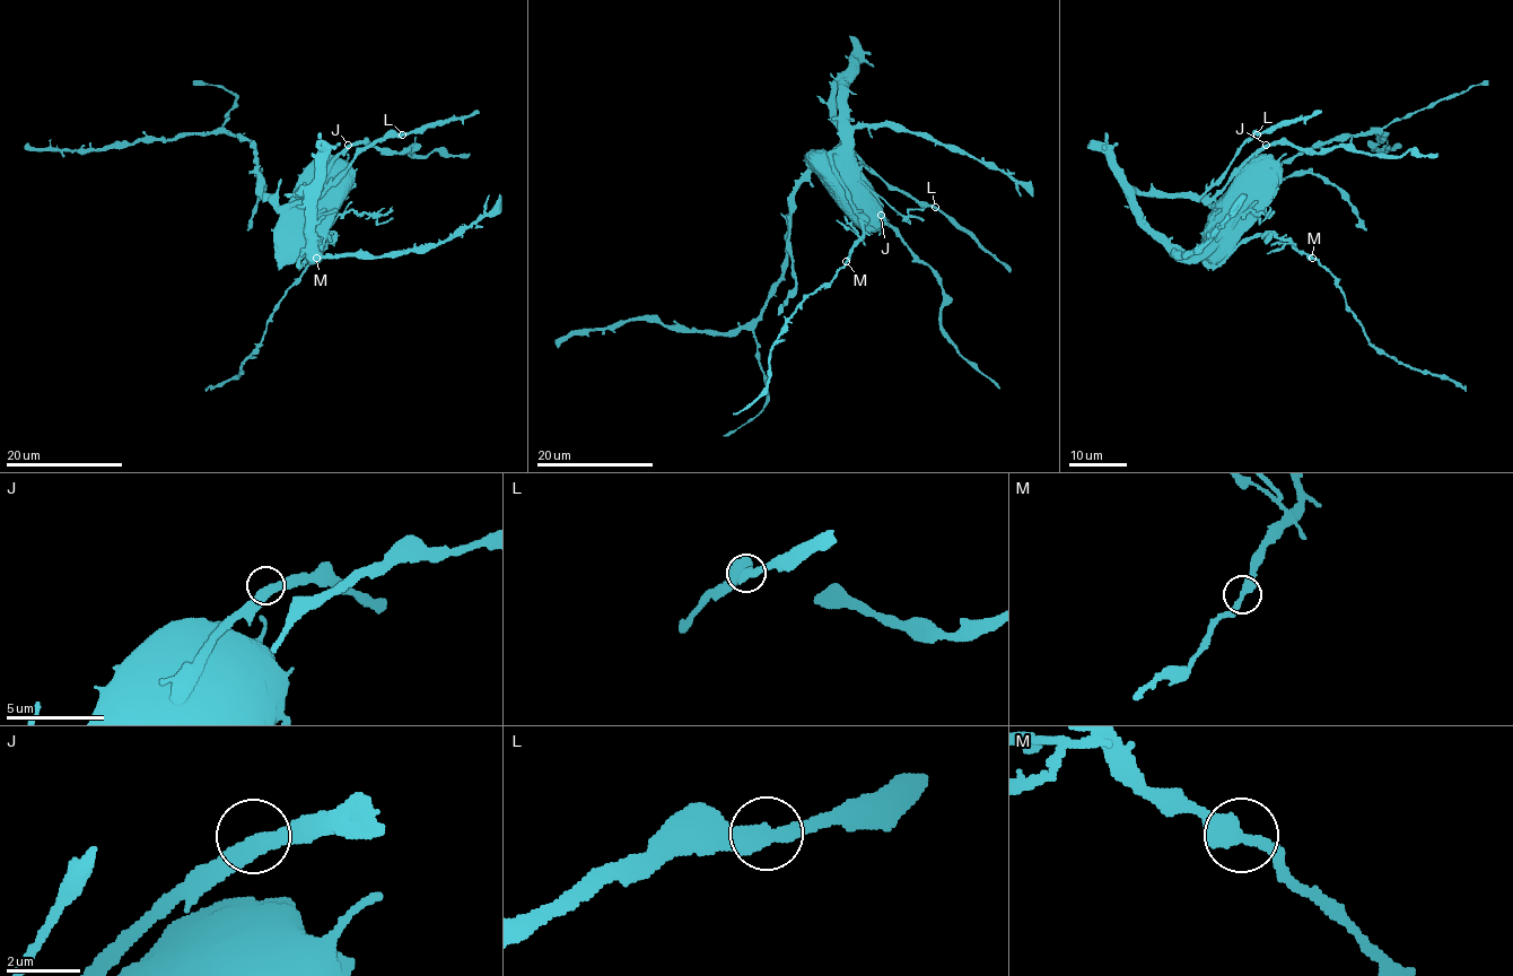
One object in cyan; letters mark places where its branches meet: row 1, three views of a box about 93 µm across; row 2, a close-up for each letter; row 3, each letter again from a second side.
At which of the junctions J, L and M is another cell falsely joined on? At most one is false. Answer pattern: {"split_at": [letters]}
{"split_at": []}

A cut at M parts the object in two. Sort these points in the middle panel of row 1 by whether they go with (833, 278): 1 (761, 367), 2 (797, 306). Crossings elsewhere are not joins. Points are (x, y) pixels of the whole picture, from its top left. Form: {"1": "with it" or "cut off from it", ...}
{"1": "cut off from it", "2": "with it"}

